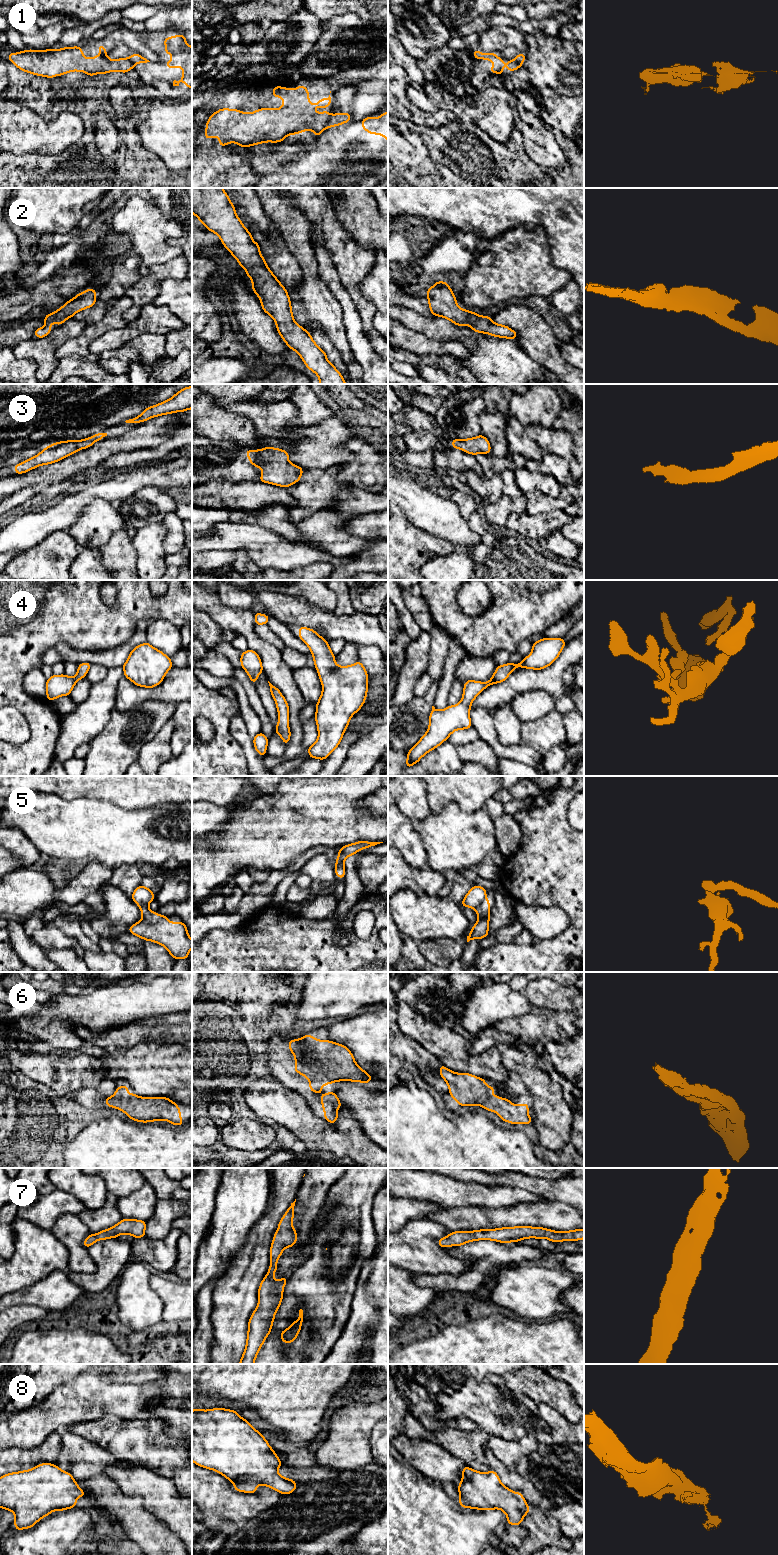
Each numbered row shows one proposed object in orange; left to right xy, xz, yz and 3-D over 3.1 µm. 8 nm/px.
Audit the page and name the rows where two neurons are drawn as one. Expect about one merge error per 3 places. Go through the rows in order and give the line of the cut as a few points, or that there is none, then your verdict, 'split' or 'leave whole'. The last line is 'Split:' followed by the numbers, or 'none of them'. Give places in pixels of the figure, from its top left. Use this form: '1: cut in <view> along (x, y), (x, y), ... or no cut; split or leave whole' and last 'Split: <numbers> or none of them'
1: cut in xz along (329, 115), (325, 127); split
2: no cut; leave whole
3: no cut; leave whole
4: no cut; leave whole
5: cut in yz along (485, 897), (475, 909); split
6: no cut; leave whole
7: no cut; leave whole
8: no cut; leave whole
Split: 1, 5

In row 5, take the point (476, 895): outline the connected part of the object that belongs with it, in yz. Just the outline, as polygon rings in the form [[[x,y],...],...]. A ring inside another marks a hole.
[[[473,886],[464,897],[462,907],[476,909],[486,898],[486,889],[481,886]]]

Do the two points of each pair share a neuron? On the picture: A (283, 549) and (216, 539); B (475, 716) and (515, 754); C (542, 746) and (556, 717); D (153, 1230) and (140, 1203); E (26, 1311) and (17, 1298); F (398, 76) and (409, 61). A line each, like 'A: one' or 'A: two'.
A: one
B: one
C: one
D: two
E: two
F: two

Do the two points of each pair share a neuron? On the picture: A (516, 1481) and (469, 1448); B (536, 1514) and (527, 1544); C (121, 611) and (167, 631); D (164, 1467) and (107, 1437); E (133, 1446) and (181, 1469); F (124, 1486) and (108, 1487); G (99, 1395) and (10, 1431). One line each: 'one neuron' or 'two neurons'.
A: two neurons
B: one neuron
C: two neurons
D: one neuron
E: one neuron
F: two neurons
G: one neuron

